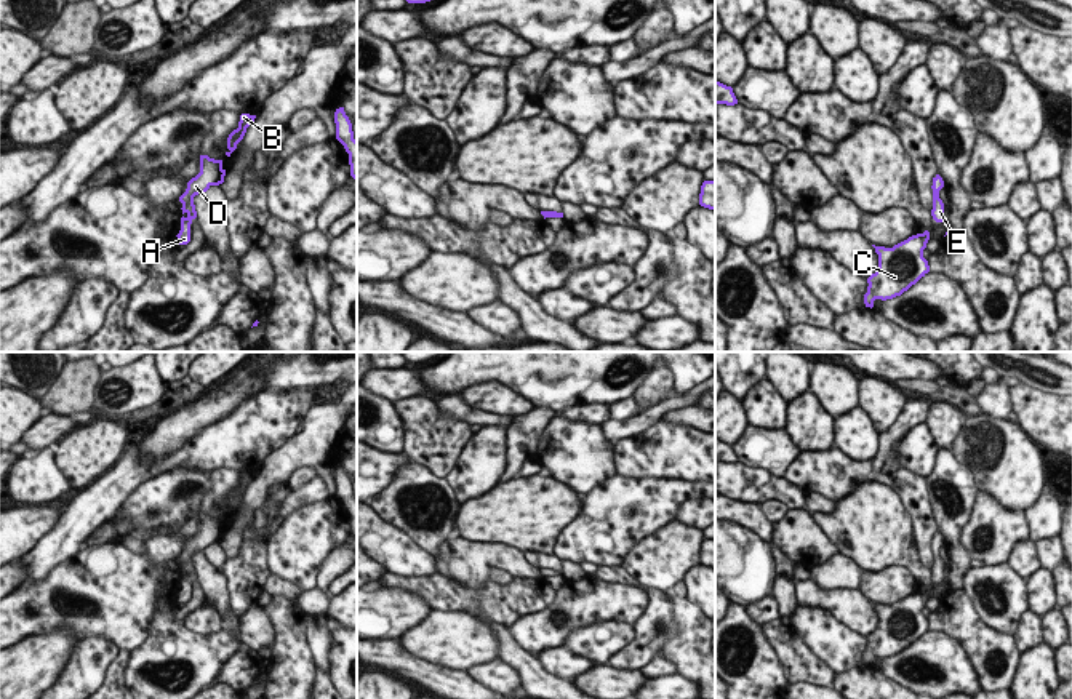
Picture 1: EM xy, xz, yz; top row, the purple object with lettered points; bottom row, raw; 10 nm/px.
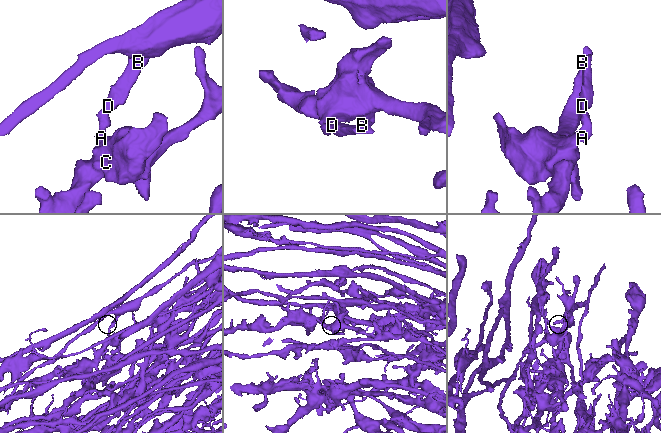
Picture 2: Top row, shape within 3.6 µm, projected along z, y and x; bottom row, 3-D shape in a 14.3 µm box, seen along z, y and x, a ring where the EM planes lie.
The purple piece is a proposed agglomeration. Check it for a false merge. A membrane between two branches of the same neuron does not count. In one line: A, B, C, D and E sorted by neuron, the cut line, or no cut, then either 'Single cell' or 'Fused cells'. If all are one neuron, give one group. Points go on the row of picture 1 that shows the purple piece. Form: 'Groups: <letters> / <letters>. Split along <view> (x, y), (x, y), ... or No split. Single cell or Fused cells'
Groups: A B C D E. No split. Single cell.

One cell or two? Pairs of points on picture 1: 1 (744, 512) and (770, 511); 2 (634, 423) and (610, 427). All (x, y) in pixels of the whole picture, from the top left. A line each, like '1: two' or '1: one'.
1: two
2: one

